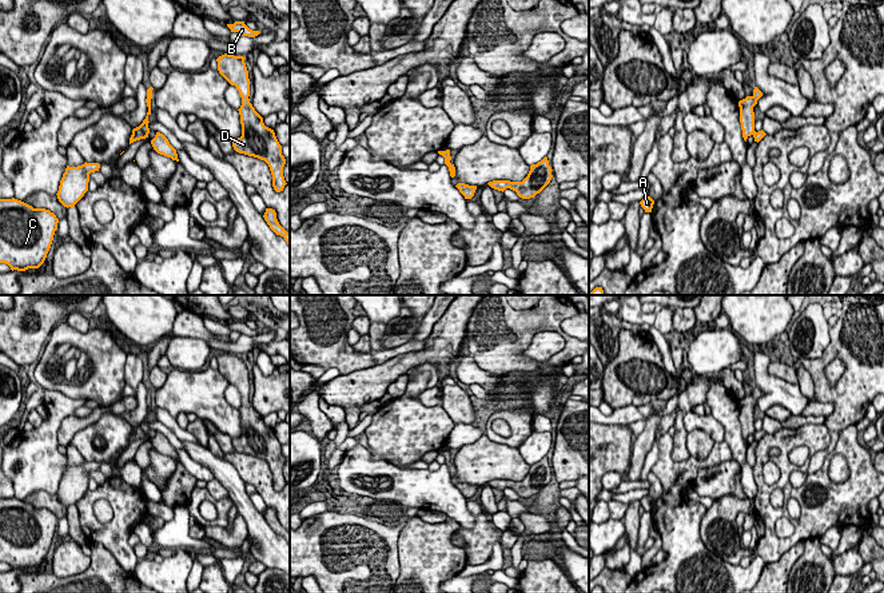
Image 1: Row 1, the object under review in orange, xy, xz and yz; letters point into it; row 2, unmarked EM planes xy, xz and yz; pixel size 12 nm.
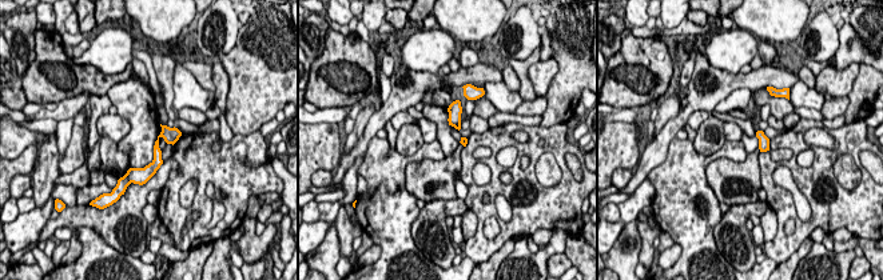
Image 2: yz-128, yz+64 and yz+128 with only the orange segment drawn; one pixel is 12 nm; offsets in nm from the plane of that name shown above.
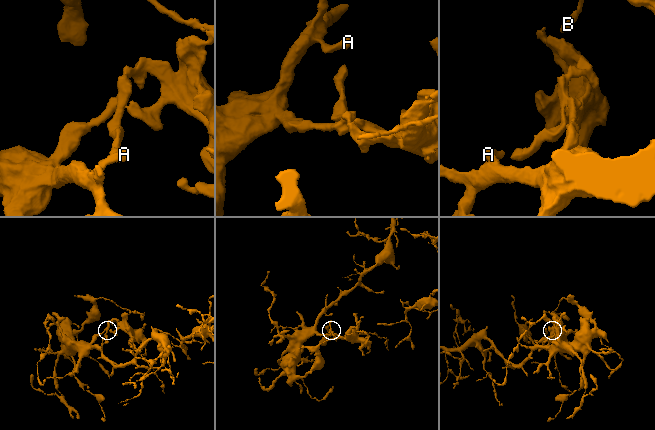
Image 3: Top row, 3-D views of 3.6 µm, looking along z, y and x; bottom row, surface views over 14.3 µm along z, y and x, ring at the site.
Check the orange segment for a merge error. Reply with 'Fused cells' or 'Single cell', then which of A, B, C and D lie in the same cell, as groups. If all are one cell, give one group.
Fused cells. Groups: A B C / D

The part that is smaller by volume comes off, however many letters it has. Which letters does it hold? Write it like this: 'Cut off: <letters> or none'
Cut off: D

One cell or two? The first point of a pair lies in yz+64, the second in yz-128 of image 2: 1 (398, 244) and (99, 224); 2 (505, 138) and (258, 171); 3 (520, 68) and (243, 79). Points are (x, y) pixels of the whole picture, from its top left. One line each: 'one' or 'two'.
1: two
2: one
3: one

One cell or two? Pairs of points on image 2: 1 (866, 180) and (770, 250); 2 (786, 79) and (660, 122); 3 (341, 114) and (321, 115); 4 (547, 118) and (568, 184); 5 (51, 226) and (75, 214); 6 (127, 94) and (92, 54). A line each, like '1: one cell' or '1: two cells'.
1: one cell
2: two cells
3: one cell
4: two cells
5: one cell
6: two cells

